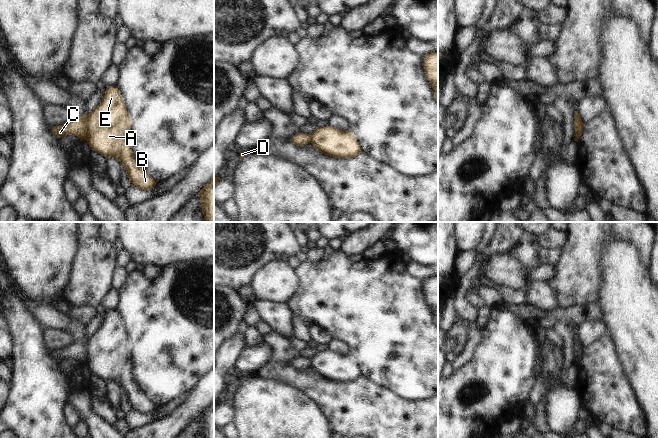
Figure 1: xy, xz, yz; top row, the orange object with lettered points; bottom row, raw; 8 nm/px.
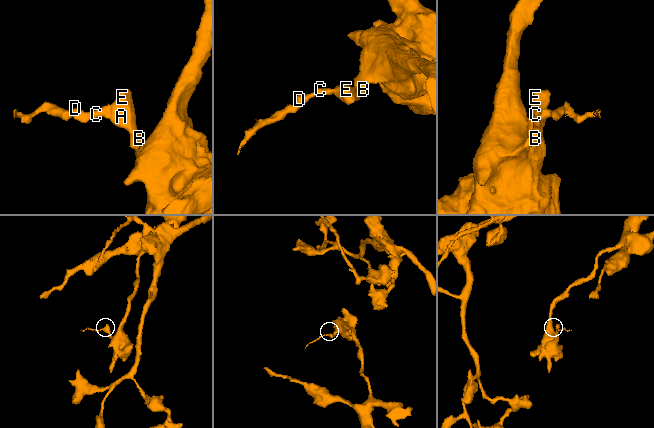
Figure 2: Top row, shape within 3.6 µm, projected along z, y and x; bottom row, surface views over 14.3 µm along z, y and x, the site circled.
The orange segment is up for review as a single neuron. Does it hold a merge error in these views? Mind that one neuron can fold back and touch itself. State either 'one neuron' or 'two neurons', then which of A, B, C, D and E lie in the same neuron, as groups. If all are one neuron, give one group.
two neurons; A B E / C D

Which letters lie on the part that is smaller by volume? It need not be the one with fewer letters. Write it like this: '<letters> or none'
C, D

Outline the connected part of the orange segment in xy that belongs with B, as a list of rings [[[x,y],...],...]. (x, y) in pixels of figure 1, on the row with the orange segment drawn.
[[[116,86],[106,88],[100,104],[88,114],[86,126],[86,141],[91,149],[121,162],[132,186],[150,190],[156,185],[149,173],[134,159],[130,115]]]

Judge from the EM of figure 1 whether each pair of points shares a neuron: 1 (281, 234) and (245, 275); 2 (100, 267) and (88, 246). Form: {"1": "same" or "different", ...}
{"1": "same", "2": "same"}

